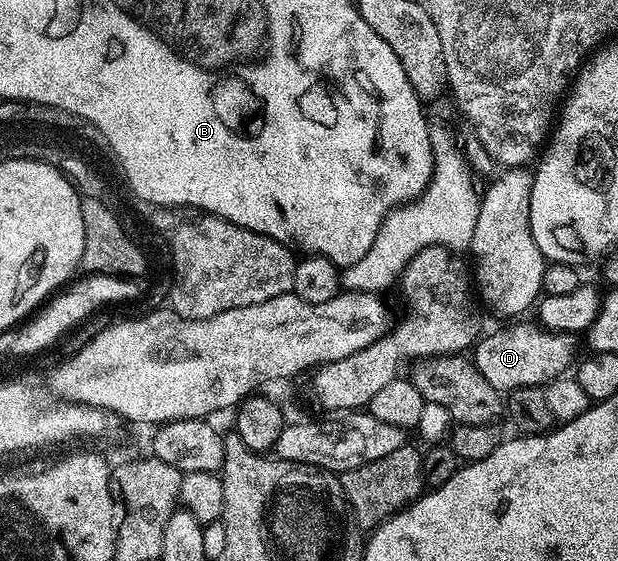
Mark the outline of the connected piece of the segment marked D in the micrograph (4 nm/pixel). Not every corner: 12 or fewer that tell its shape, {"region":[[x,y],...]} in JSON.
{"region":[[517,321],[471,360],[497,391],[539,387],[574,366],[577,339]]}

